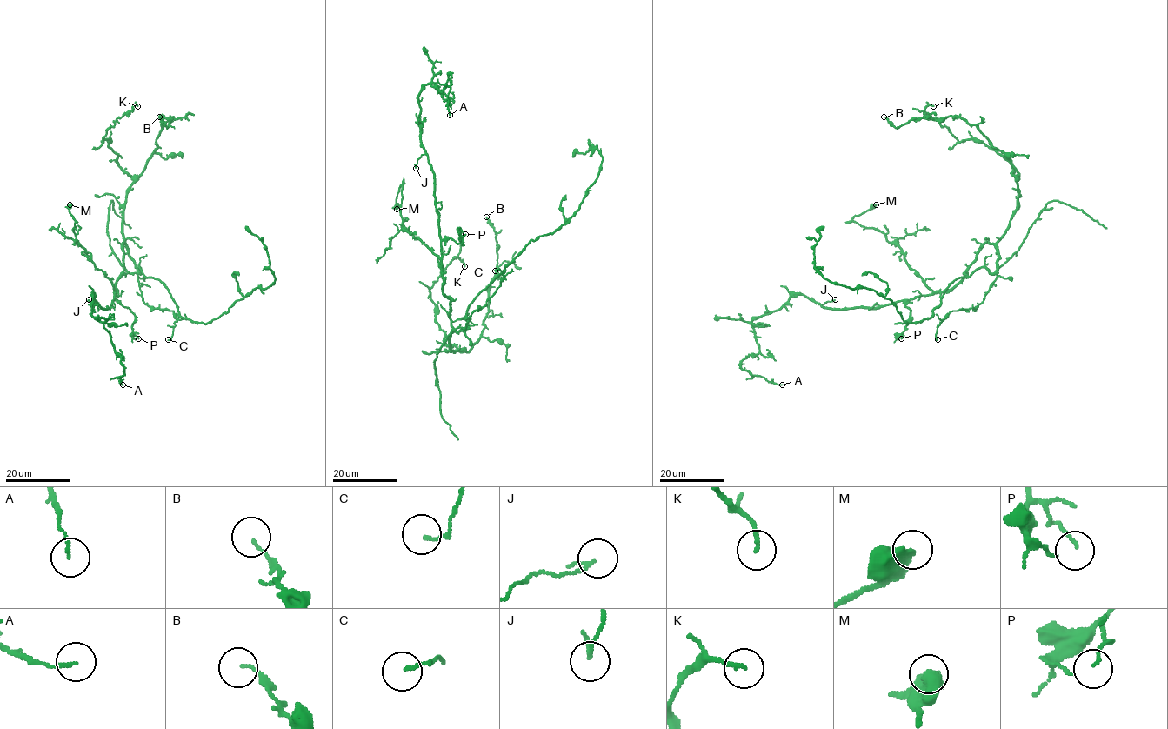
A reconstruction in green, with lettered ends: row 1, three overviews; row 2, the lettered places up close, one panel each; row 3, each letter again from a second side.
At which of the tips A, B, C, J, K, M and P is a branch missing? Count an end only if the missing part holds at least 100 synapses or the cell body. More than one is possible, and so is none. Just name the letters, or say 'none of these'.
none of these

